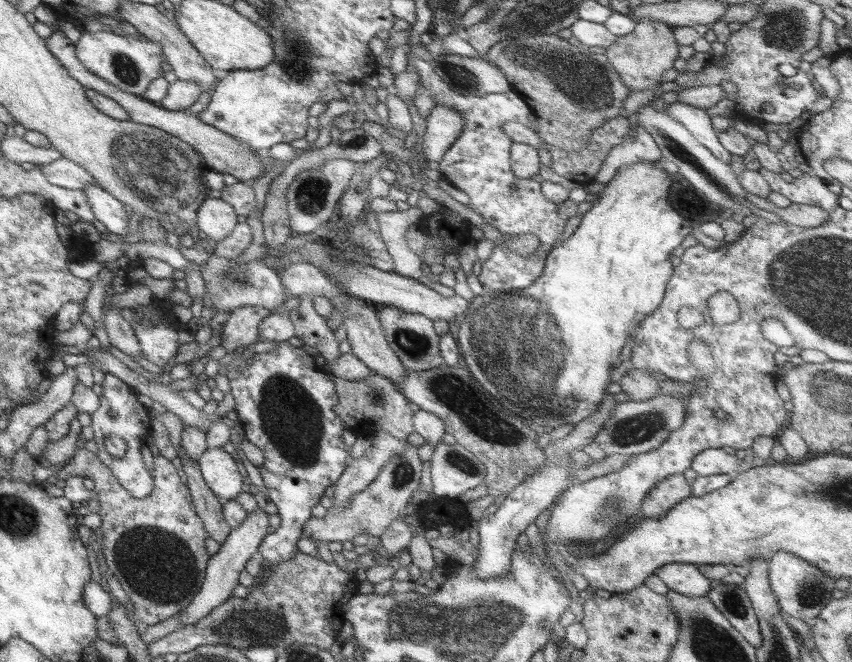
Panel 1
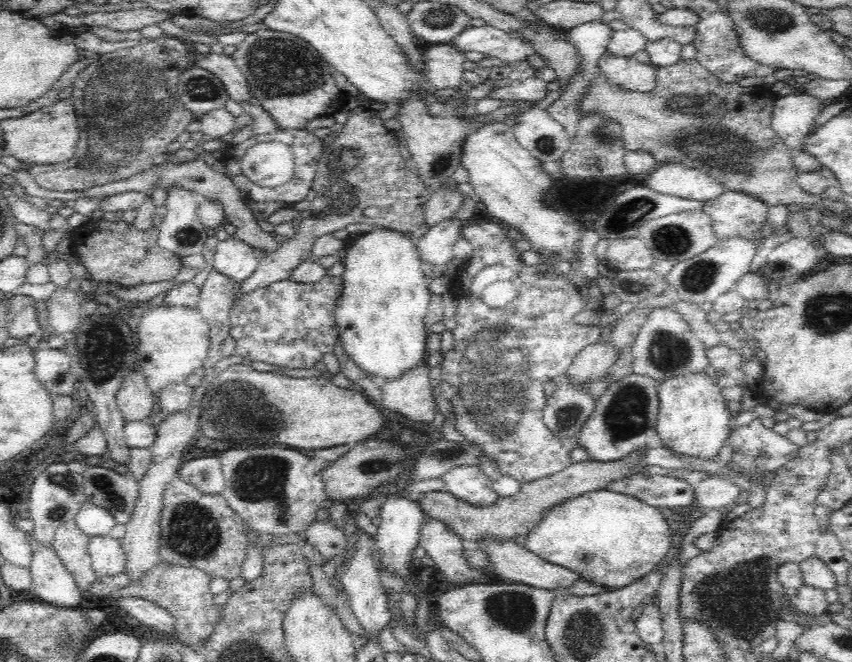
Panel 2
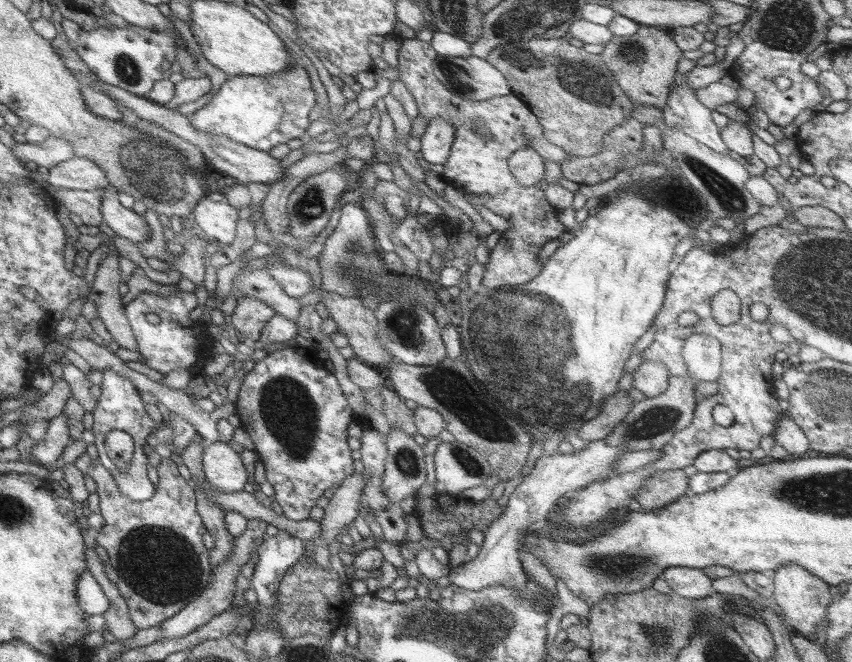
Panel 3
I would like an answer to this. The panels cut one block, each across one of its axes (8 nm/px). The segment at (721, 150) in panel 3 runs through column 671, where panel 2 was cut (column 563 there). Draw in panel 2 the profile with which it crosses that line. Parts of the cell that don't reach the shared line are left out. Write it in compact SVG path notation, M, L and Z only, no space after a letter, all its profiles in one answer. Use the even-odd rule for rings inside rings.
M600 18L600 20L586 22L586 24L576 26L576 28L570 30L570 42L572 42L574 48L578 50L580 62L578 62L576 72L570 76L570 82L566 82L566 86L560 90L560 92L562 92L560 98L546 108L546 114L550 116L550 120L554 120L556 124L560 124L570 138L574 138L574 136L578 134L578 126L580 126L580 122L582 122L582 118L584 118L584 102L590 98L592 88L594 88L594 86L598 84L598 80L602 78L602 74L600 74L600 60L602 60L602 56L608 52L608 42L614 38L616 32L618 32L618 30L614 30L614 28L610 28L608 24L604 24L602 18Z

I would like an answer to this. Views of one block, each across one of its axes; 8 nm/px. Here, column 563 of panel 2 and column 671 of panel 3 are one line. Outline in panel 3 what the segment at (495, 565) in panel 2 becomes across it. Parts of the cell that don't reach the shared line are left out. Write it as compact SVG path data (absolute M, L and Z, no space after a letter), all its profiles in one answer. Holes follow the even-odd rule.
M669 568L669 570L661 570L659 576L669 590L675 596L687 598L689 602L699 602L703 598L709 598L713 594L711 590L711 580L705 578L705 574L701 574L701 570L689 570L689 568Z

